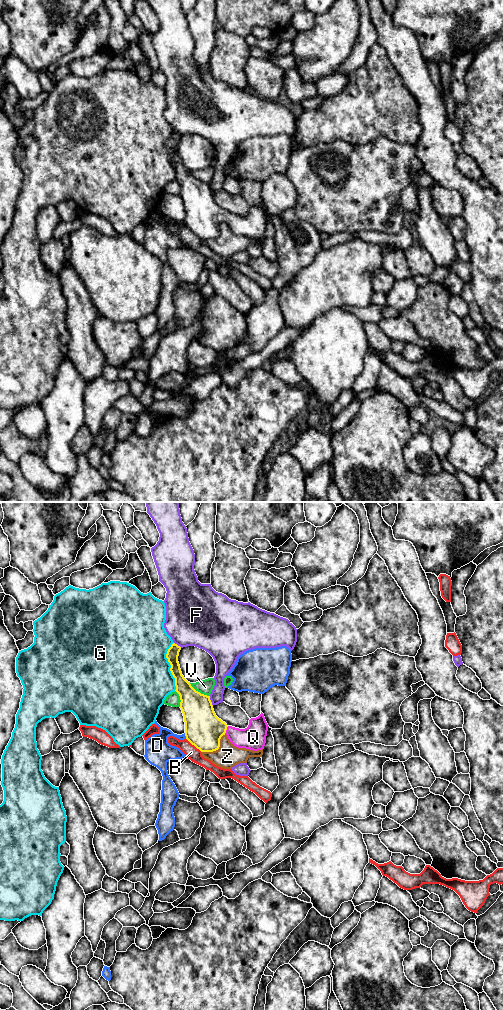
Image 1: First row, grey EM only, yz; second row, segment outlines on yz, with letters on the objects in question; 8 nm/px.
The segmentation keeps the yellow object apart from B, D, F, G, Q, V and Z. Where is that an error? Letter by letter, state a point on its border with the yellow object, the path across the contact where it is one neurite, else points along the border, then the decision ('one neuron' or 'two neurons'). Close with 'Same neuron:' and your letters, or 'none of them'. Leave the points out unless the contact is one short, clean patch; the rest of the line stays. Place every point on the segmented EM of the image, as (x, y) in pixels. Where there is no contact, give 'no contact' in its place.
B: yz (194, 745) | along yz (186, 738), (201, 752) | two neurons
D: yz (185, 735) | two neurons
F: yz (210, 701) | two neurons
G: yz (171, 666) | two neurons
Q: yz (226, 729) | across yz (203, 729), (226, 729), (237, 737), (253, 737) | one neuron
V: yz (199, 692) | two neurons
Z: yz (217, 749) | along yz (225, 734), (221, 737), (220, 746), (217, 749), (202, 752) | two neurons
Same neuron: Q

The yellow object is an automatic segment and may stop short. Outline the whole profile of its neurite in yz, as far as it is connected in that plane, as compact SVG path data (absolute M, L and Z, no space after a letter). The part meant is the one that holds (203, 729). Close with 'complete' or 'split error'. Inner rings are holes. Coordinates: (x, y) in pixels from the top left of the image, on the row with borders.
M173 643L167 651L166 658L175 678L175 691L181 700L180 708L184 716L186 739L201 752L218 750L220 739L225 734L238 748L253 751L264 749L269 727L264 714L261 712L258 717L251 718L245 729L228 726L216 716L210 696L196 691L182 675L178 662L180 650L181 647Z; split error

